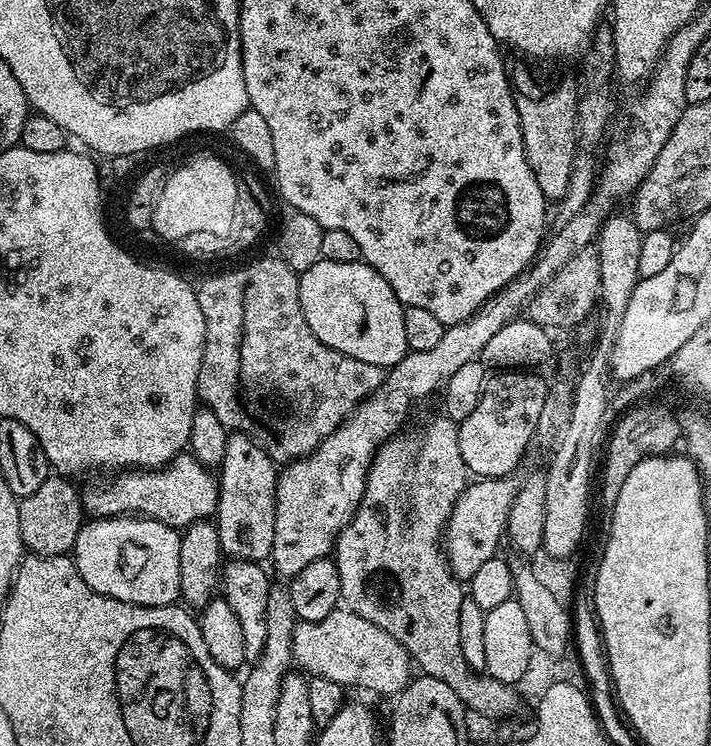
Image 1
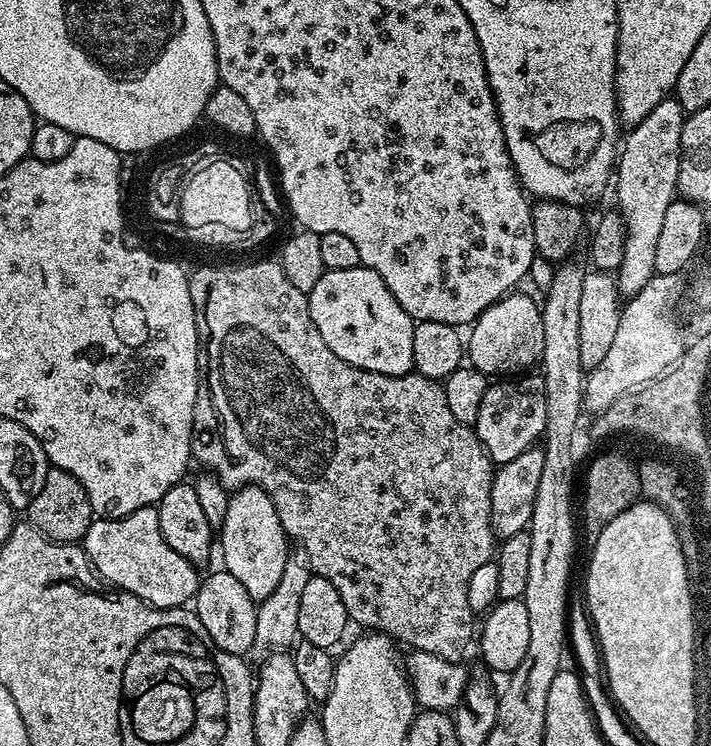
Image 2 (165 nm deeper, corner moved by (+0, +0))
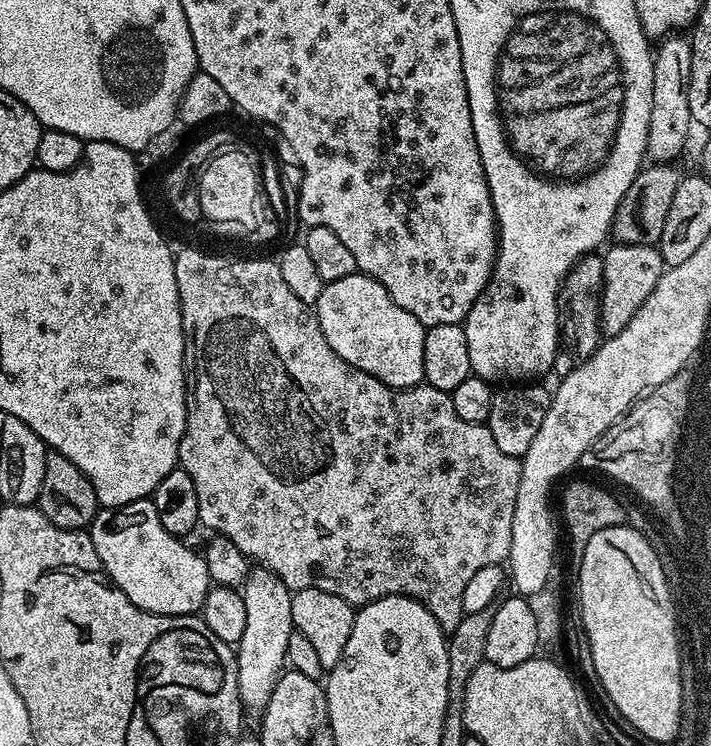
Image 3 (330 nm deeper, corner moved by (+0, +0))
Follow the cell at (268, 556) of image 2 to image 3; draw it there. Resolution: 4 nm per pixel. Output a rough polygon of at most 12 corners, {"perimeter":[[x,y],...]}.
{"perimeter":[[269,568],[242,588],[235,645],[245,713],[263,714],[286,668],[292,594]]}

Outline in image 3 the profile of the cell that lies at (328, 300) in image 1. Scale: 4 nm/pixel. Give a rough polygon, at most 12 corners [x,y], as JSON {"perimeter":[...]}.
{"perimeter":[[374,278],[329,280],[330,350],[391,388],[424,379],[426,326]]}

